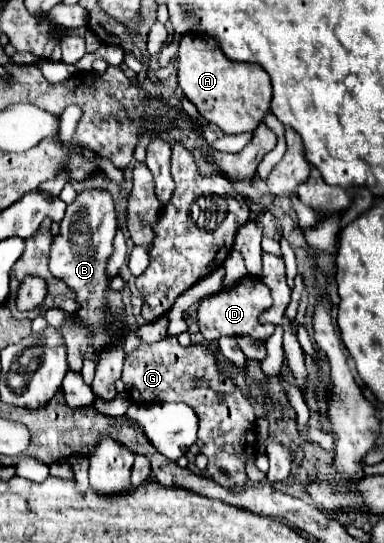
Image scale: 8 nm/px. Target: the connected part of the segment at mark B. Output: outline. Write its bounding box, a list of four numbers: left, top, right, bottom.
[49,189,127,371]

